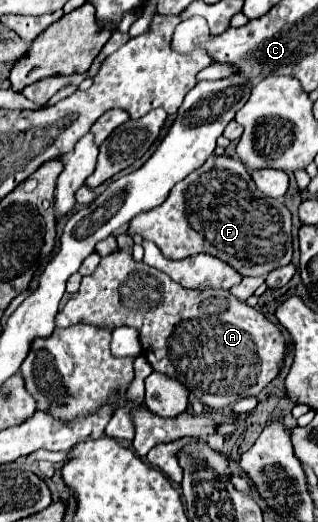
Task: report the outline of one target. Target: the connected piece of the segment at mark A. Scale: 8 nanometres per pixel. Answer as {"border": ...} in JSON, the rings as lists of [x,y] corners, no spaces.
{"border":[[[117,249],[115,253],[103,257],[97,269],[91,275],[83,277],[77,295],[67,301],[55,319],[57,327],[71,327],[77,323],[91,323],[109,331],[119,325],[131,325],[139,329],[143,355],[149,365],[155,371],[179,379],[211,409],[225,409],[237,399],[259,395],[263,387],[267,387],[281,373],[287,355],[287,345],[281,329],[255,307],[241,303],[237,297],[223,289],[185,289],[167,273],[145,263],[137,263],[125,249]]]}

